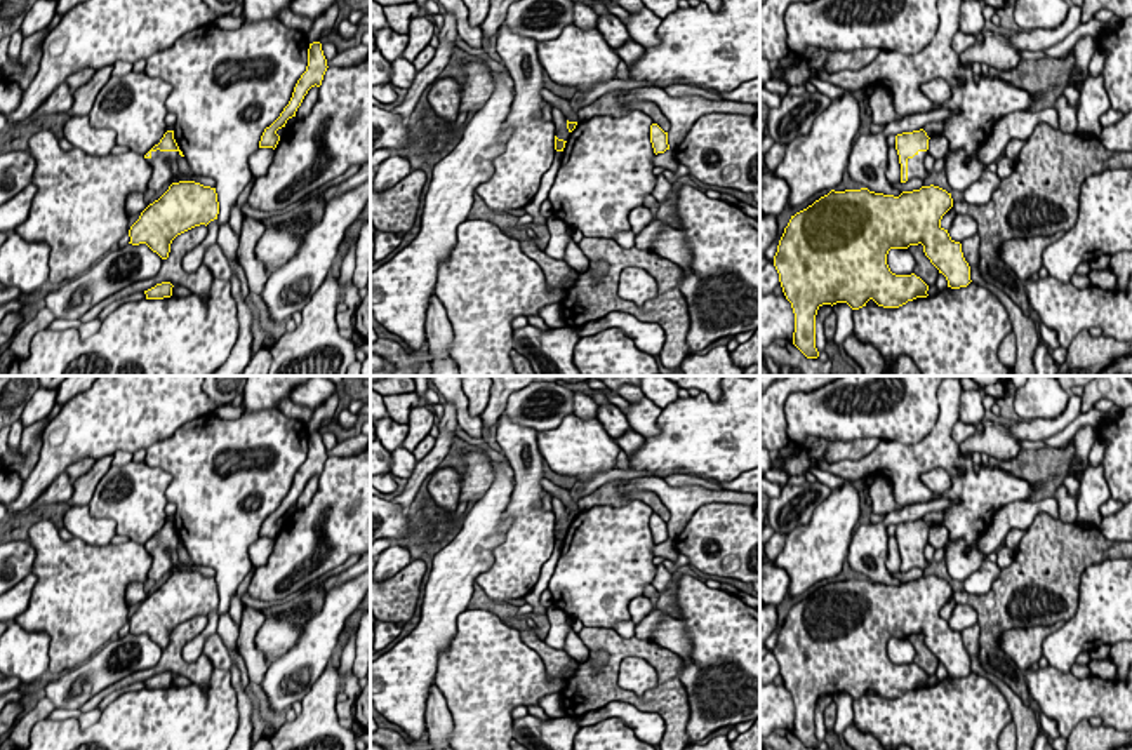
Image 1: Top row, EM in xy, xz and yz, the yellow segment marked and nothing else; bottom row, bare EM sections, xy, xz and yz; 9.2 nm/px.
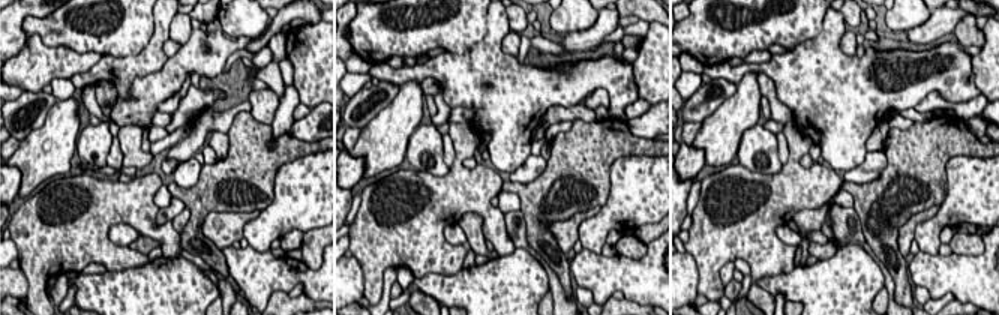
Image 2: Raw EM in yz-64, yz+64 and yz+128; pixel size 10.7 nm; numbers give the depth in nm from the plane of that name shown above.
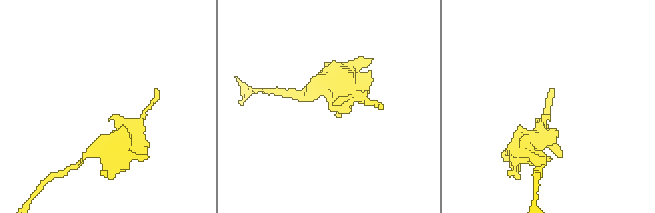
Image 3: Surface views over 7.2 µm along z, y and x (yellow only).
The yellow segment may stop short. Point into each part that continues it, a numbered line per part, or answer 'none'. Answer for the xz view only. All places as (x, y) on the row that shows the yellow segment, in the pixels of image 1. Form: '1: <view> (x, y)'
none

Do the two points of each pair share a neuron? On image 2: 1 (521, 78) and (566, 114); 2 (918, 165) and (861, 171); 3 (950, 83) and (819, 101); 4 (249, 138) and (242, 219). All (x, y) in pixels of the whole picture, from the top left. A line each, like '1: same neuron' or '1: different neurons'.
1: different neurons
2: different neurons
3: same neuron
4: different neurons

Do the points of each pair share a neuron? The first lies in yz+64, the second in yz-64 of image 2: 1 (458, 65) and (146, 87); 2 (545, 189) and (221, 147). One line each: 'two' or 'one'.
1: two
2: two

